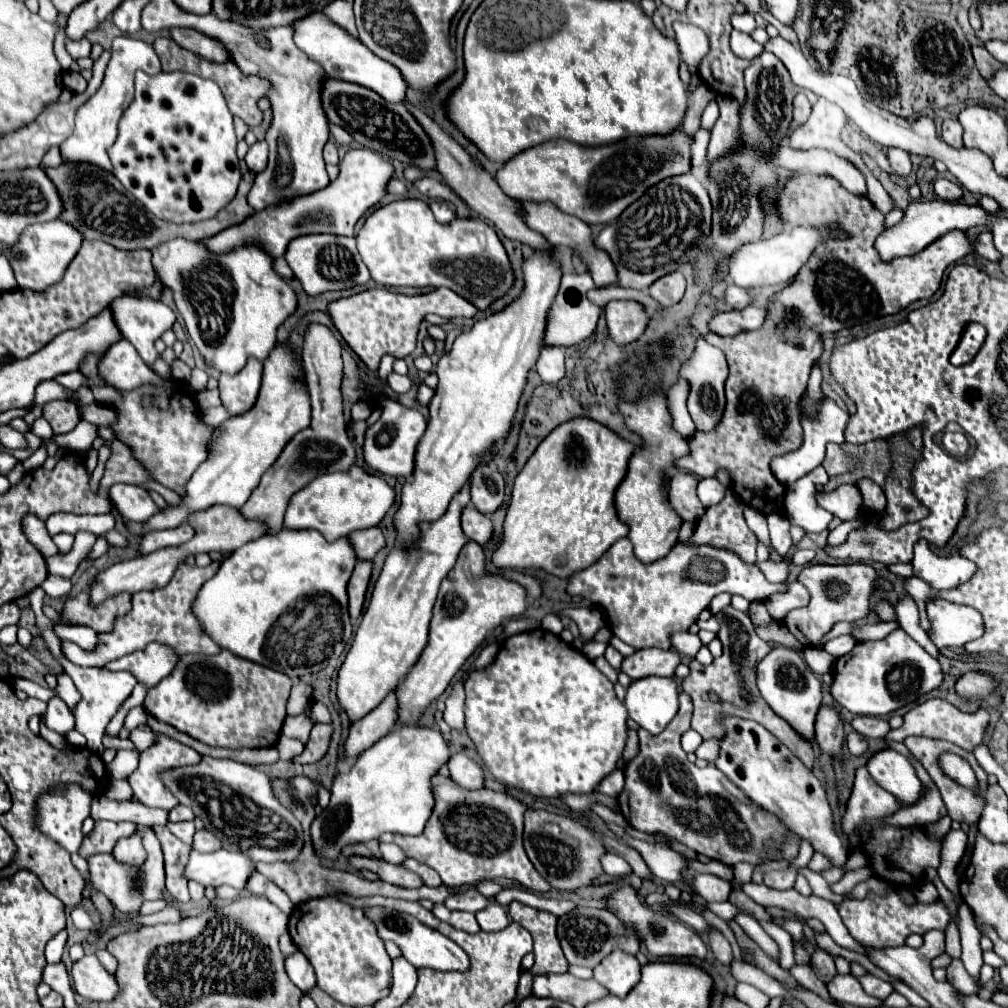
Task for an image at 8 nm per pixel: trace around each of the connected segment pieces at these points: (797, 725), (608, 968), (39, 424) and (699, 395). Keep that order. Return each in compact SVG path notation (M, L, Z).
M776 646L770 650L766 658L762 658L756 666L756 684L766 700L766 704L780 716L784 718L804 740L816 746L814 742L814 716L822 704L822 682L808 670L804 664L800 652L786 648L786 646Z
M612 952L594 968L594 978L604 984L610 994L624 998L640 982L640 964L632 954Z
M36 418L36 422L34 422L34 434L40 436L40 438L52 438L54 436L50 424L44 418Z
M698 338L696 352L692 354L692 360L688 360L688 364L684 364L680 374L690 384L690 394L688 394L686 404L688 404L690 416L696 424L696 430L708 432L708 428L714 428L716 422L720 420L720 416L724 412L724 404L726 404L726 400L724 400L724 382L728 378L726 356L722 354L722 350L714 348L704 338Z

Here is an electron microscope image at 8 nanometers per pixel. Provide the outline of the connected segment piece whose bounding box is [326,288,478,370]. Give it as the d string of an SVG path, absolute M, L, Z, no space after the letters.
M382 288L364 290L356 296L340 298L328 304L328 314L334 324L334 328L342 334L348 348L366 364L368 370L378 370L382 356L390 354L394 358L406 358L416 348L416 334L420 328L420 322L426 318L426 314L438 314L446 318L472 318L478 308L458 296L456 292L448 288L438 288L430 294L420 296L402 296L394 292L386 292Z

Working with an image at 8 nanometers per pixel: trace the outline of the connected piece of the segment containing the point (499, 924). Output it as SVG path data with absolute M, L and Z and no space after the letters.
M490 902L484 910L476 912L476 920L484 932L500 932L510 924L508 914L496 902Z

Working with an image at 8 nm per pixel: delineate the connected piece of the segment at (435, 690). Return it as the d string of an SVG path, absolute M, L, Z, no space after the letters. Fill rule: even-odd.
M468 542L460 552L456 568L452 568L452 572L442 580L430 622L428 644L408 672L406 680L402 680L398 686L400 720L408 716L416 720L422 710L446 690L454 674L486 640L488 632L498 628L504 620L522 616L526 612L526 588L514 580L506 580L500 574L488 574L484 560L486 558L480 544Z

